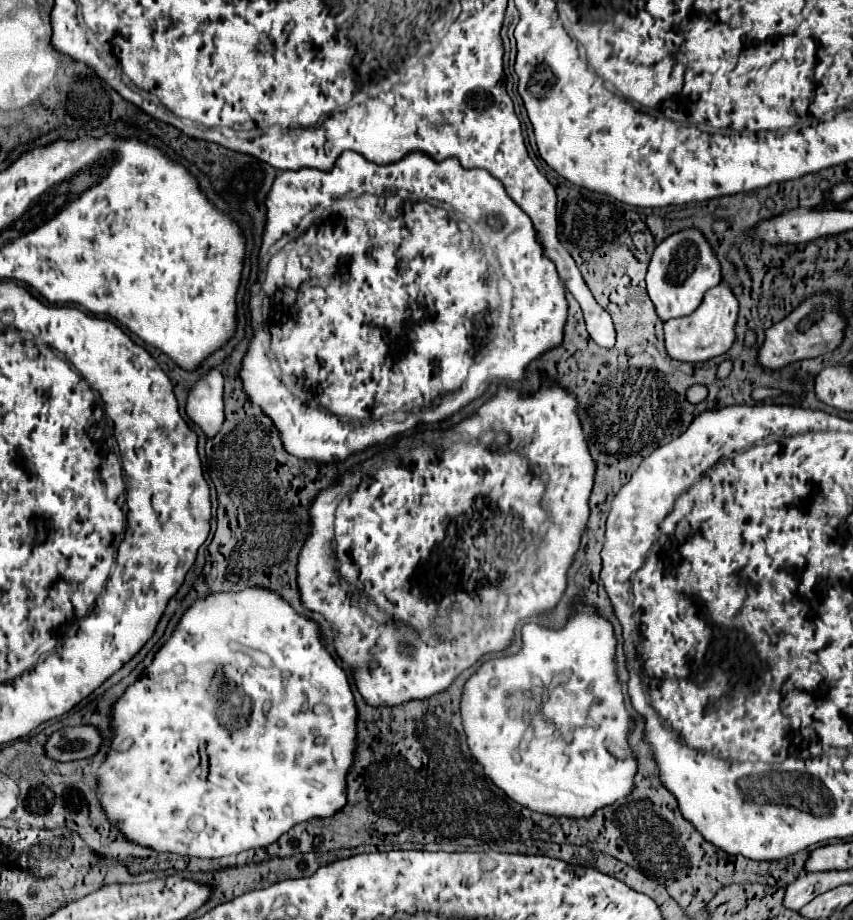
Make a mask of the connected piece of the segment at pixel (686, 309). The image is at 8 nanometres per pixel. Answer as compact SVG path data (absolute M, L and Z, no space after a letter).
M683 230L665 238L655 248L647 270L647 292L651 302L655 304L661 322L693 314L699 308L705 292L717 286L719 282L721 282L719 262L707 240L697 230Z

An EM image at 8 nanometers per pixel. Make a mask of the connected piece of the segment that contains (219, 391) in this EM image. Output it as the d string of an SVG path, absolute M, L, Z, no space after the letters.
M211 368L207 376L201 376L189 390L187 416L207 434L215 434L223 424L223 376L217 368Z

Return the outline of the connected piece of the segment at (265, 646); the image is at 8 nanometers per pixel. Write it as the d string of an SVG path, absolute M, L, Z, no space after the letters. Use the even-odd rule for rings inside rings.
M251 586L241 592L211 592L205 598L197 598L181 616L171 638L157 650L143 676L131 684L111 706L109 724L113 734L109 744L111 750L95 776L97 802L103 808L109 824L123 838L159 854L171 852L179 856L213 860L235 856L253 848L267 848L297 824L313 818L331 818L347 804L347 776L353 768L357 750L357 706L349 678L327 652L319 624L303 614L297 614L295 608L271 588ZM267 700L271 702L271 710L265 716L263 704Z

